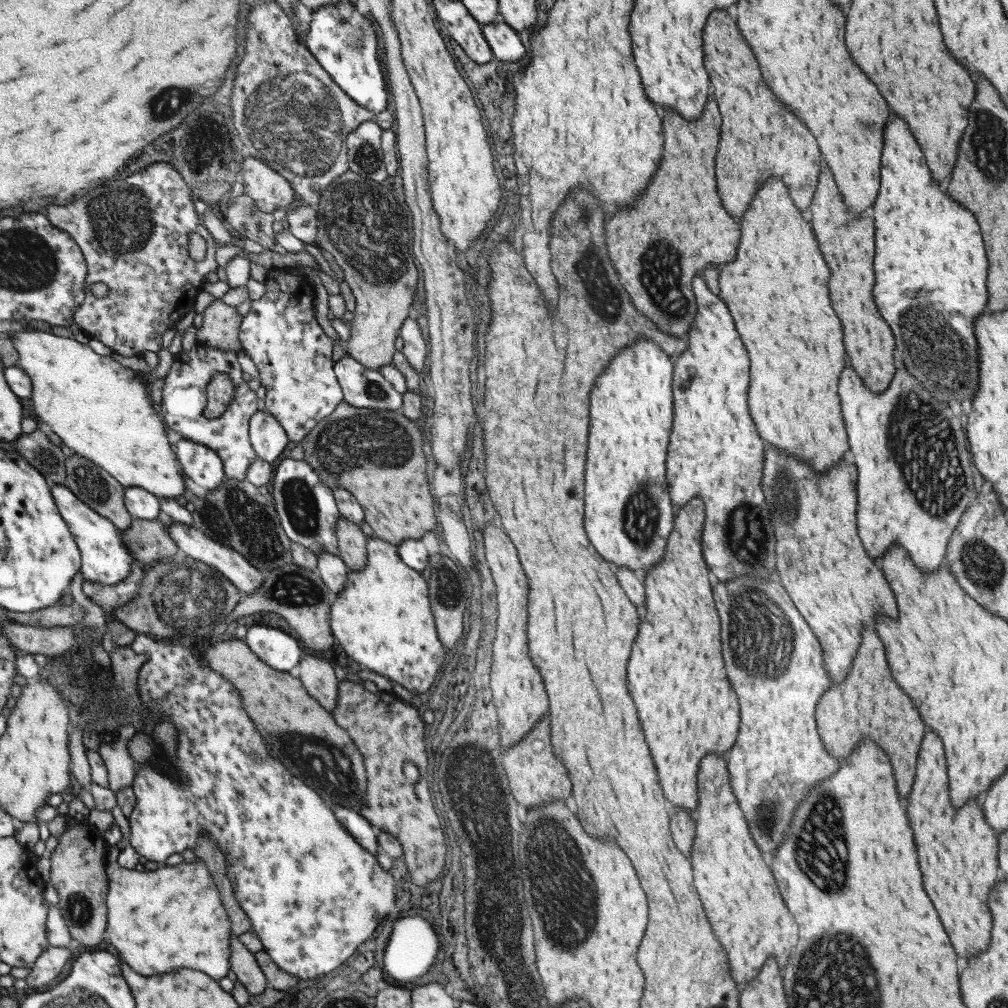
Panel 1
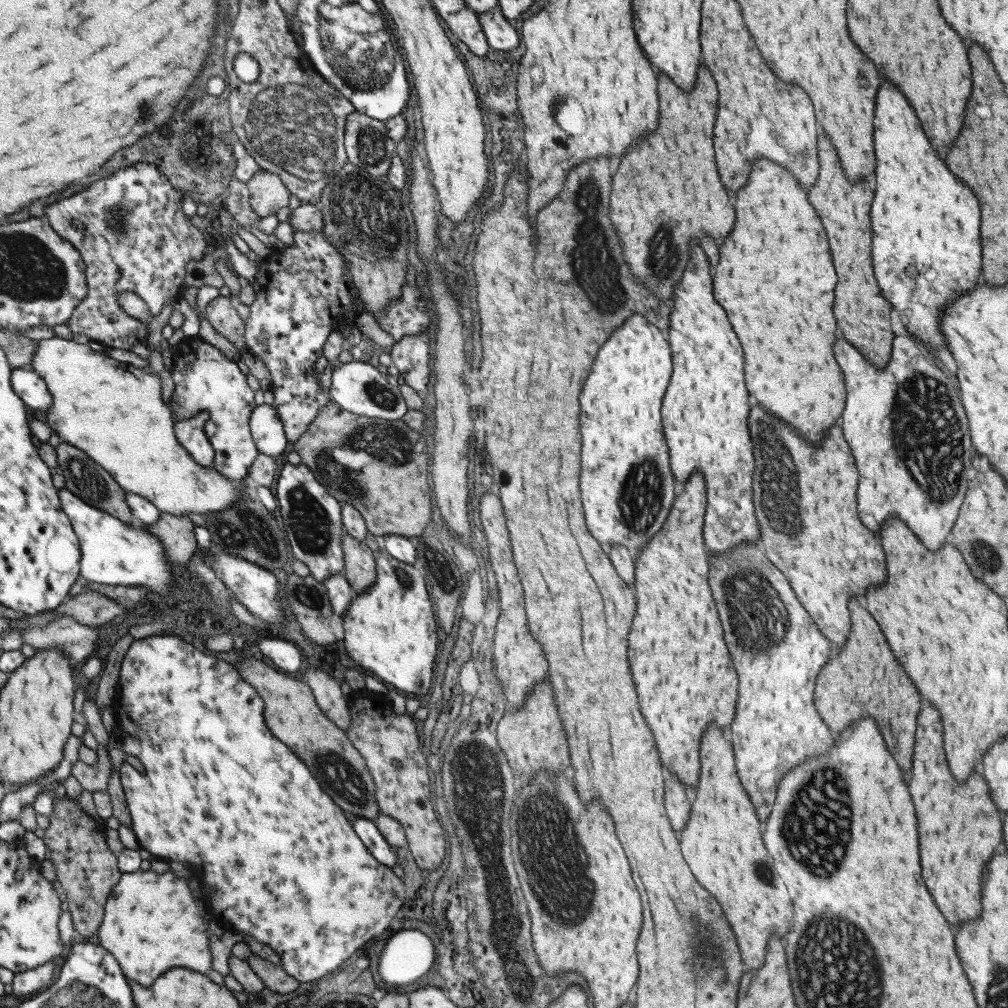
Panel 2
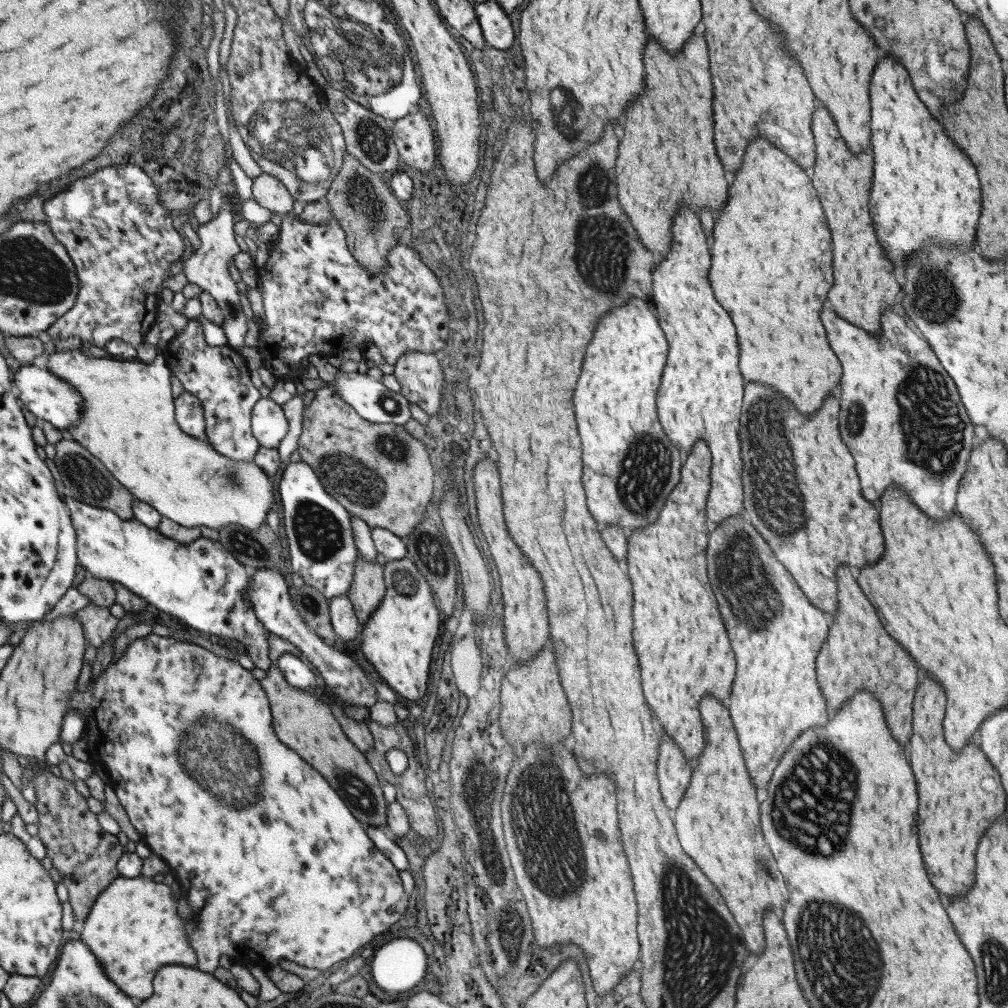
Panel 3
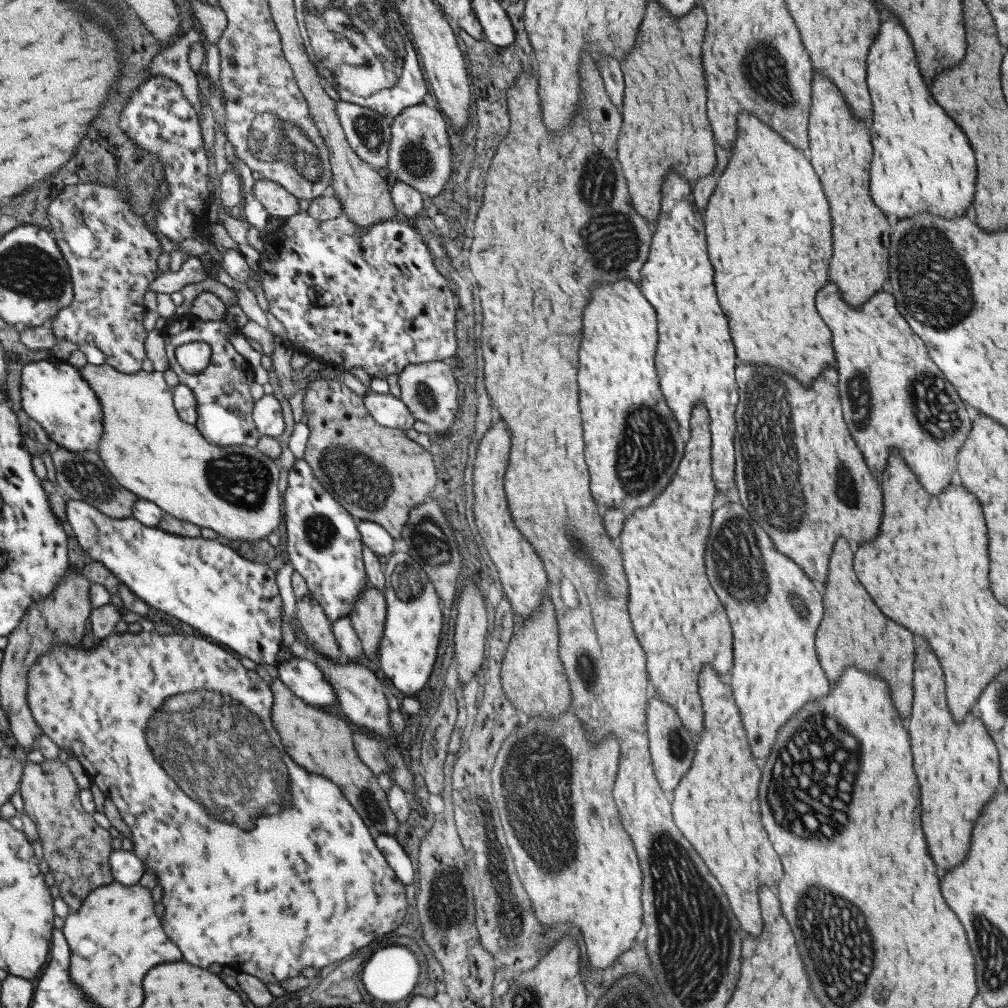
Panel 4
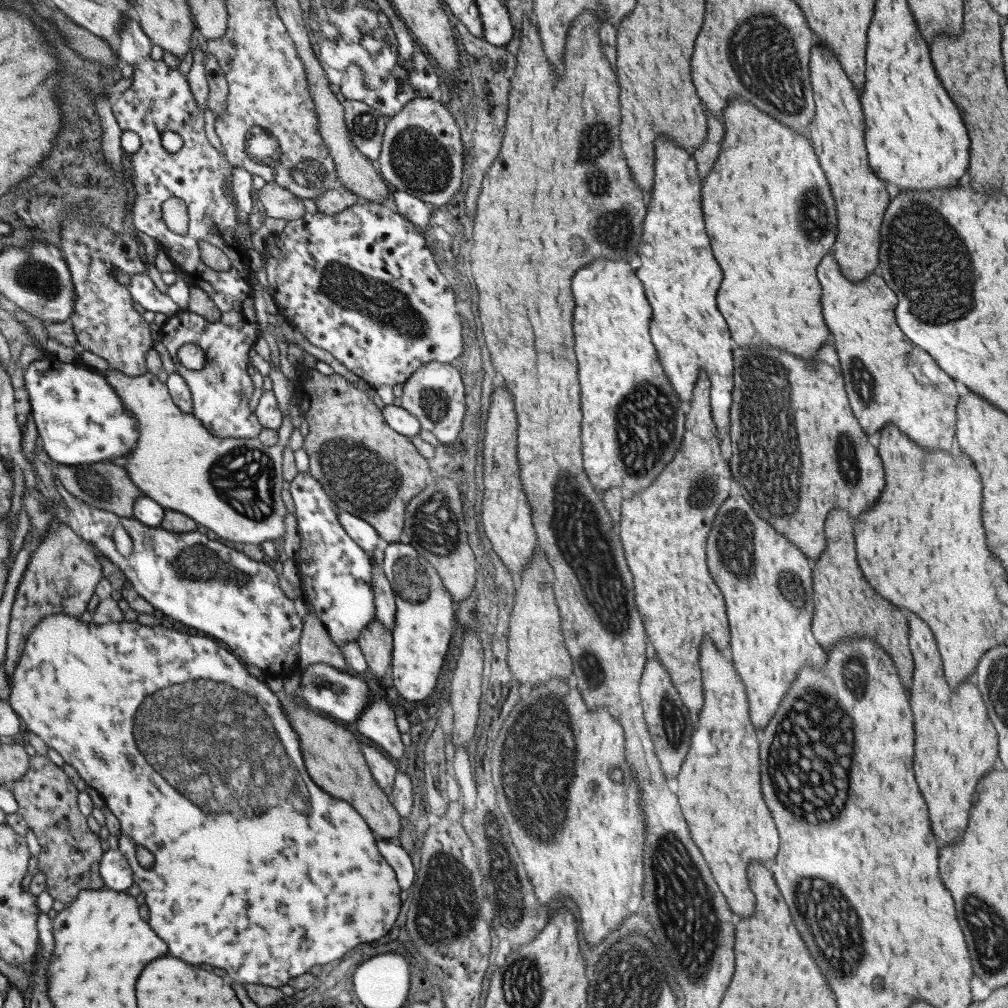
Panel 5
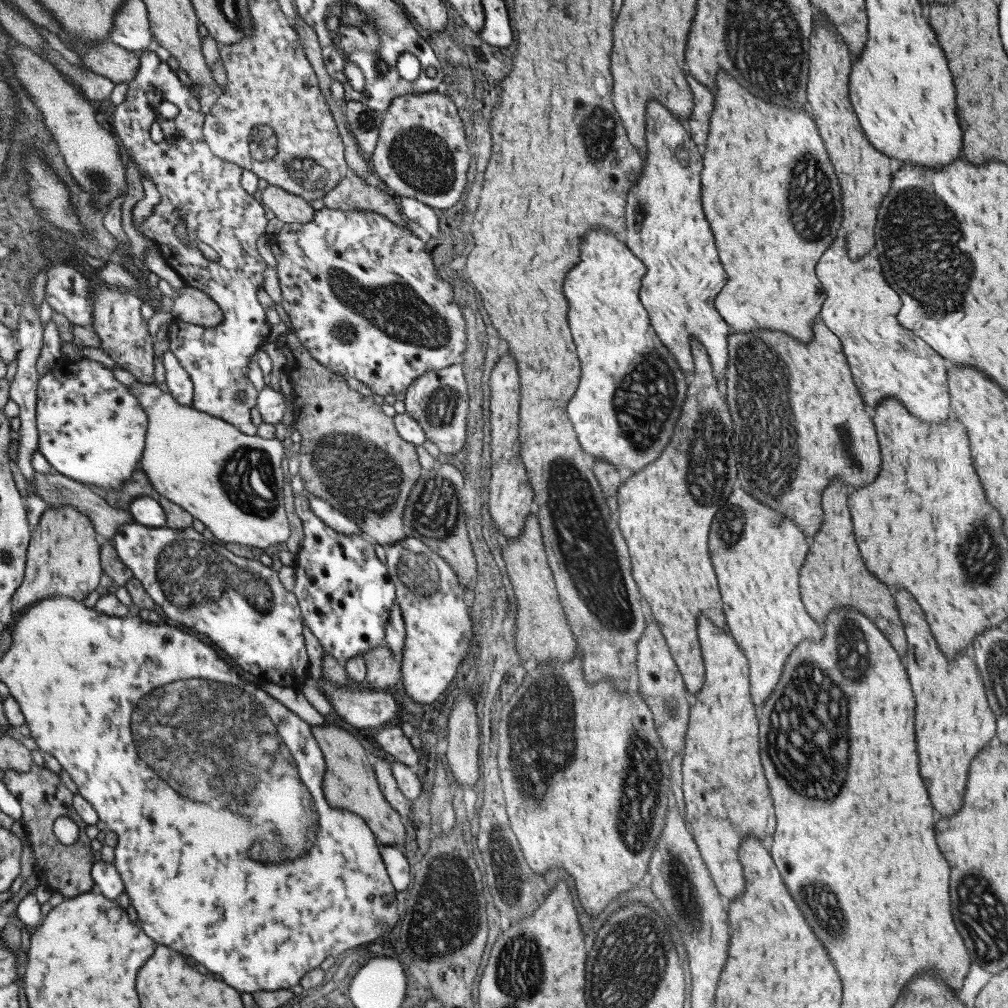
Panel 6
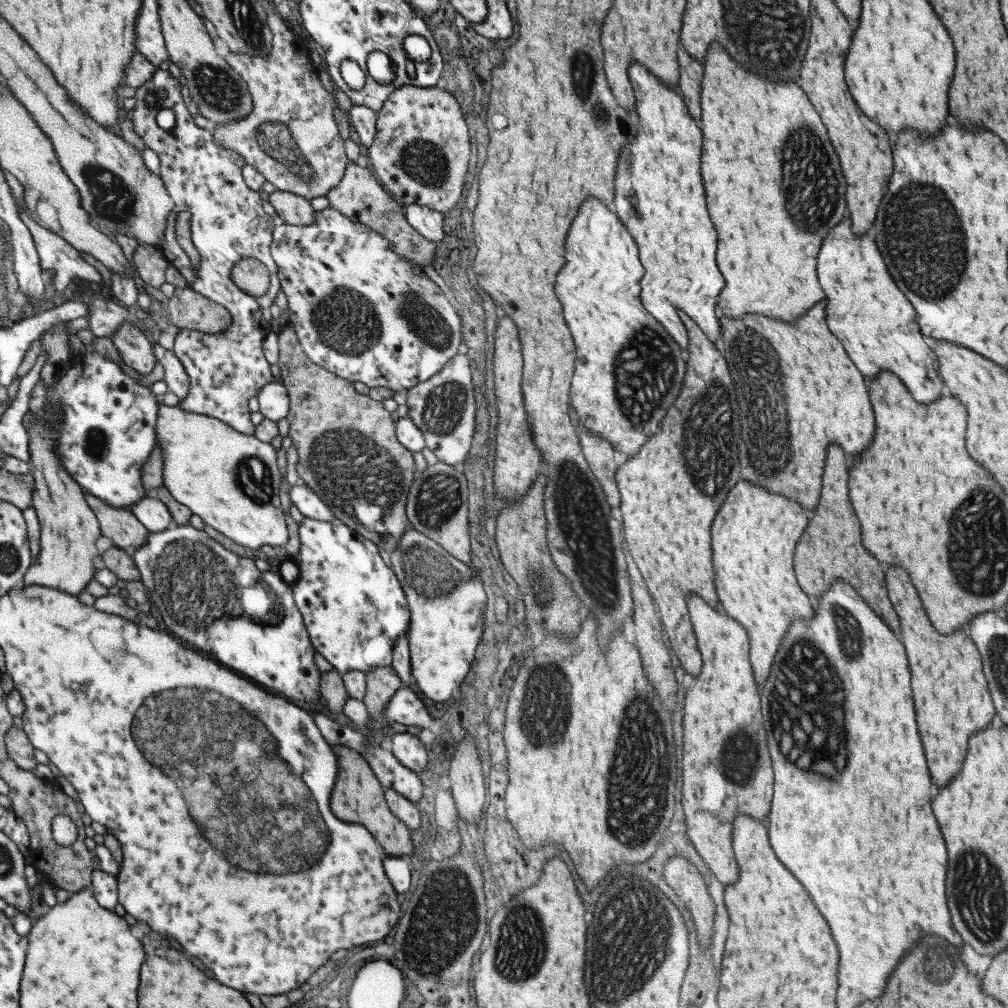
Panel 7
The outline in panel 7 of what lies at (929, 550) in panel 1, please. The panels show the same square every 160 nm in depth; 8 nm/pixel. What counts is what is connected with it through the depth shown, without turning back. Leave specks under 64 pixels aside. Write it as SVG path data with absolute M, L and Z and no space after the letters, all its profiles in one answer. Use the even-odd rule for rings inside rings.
M841 220L837 226L829 230L825 236L821 250L817 254L817 278L819 286L825 292L825 324L829 332L843 344L847 356L857 366L857 370L865 376L865 380L873 379L878 372L885 370L892 372L910 392L912 399L919 404L929 404L937 400L945 386L938 375L938 360L931 348L925 345L915 320L913 305L897 290L893 280L887 274L881 254L873 238L869 236L871 230L865 232L861 238L853 238L849 230L849 220Z

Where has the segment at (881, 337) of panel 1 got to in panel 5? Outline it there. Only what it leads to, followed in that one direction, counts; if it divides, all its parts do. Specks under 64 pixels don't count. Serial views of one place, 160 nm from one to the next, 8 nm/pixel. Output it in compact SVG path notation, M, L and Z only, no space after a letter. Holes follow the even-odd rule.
M819 46L811 48L809 78L815 112L809 124L809 140L837 204L837 238L833 244L833 258L847 280L861 282L876 270L879 228L889 198L885 192L885 182L877 180L876 173L869 168L863 146L865 123L859 106L859 94L843 72L830 50Z

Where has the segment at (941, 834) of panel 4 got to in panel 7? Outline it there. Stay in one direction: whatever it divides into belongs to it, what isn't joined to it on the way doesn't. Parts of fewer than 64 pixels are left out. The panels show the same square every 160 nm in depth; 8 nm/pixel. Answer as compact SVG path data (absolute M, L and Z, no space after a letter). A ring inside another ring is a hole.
M891 566L885 572L885 584L893 610L899 616L901 640L907 650L917 730L929 776L937 788L943 788L963 764L969 734L975 734L993 718L994 706L982 673L982 662L965 628L958 628L945 636L933 630L903 568Z

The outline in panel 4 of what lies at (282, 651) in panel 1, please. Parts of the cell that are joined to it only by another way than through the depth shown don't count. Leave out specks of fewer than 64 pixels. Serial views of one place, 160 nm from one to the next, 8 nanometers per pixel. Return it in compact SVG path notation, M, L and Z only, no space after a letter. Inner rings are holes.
M286 655L276 669L276 677L303 702L326 709L336 701L331 685L309 658Z

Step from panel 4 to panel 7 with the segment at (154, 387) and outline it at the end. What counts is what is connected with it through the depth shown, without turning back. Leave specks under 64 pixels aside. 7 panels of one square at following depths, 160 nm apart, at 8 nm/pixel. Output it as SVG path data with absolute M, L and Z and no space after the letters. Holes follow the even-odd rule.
M159 401L154 426L156 444L163 457L162 486L185 506L191 515L198 516L207 526L213 526L219 534L227 536L235 544L252 550L263 544L275 549L282 548L287 540L283 512L279 506L279 483L276 452L269 443L260 442L253 435L235 432L229 425L216 418L182 411L175 406L166 406Z

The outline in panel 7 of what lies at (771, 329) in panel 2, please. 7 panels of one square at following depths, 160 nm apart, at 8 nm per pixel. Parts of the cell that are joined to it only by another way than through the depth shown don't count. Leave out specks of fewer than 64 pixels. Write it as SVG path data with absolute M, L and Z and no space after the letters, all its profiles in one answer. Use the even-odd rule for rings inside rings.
M711 44L705 54L705 70L701 80L701 134L703 134L703 146L701 146L701 178L705 188L705 202L709 218L717 230L717 268L725 278L725 286L719 294L719 310L723 316L729 318L741 318L743 314L761 314L767 318L777 318L783 322L793 322L797 316L801 316L805 310L809 310L815 302L823 300L823 292L815 278L815 256L819 252L821 240L827 236L829 228L833 228L843 212L845 212L845 180L839 170L837 156L829 144L829 138L825 134L823 124L819 122L819 116L815 114L813 106L809 104L807 96L799 90L795 84L771 84L765 82L759 76L753 76L745 70L741 70L719 44Z

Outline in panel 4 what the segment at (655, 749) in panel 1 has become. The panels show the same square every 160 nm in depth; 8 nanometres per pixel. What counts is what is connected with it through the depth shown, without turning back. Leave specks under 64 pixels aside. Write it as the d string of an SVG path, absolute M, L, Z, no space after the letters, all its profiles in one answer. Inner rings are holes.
M697 402L690 412L690 437L675 476L671 478L669 486L665 486L665 492L660 492L647 508L633 512L633 516L625 520L617 538L617 549L620 551L628 585L628 615L635 638L645 655L649 682L657 698L664 700L676 712L685 730L691 734L699 734L703 722L697 688L699 670L705 666L705 662L709 662L717 674L727 674L731 670L729 622L703 570L703 546L711 526L711 502L715 496L708 424L706 406Z

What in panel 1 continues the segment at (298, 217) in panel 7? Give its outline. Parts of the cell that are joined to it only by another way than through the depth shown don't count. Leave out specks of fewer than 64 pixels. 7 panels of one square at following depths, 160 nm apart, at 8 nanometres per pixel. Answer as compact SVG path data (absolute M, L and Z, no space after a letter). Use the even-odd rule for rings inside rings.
M245 155L240 162L240 171L243 193L261 212L272 213L293 202L294 190L287 179L259 159Z

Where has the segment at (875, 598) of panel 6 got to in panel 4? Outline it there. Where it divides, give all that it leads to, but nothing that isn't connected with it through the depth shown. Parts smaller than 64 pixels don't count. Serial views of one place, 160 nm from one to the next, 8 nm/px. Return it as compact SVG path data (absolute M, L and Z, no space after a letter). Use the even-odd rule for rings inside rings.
M839 538L829 557L824 587L820 589L823 603L823 620L815 634L814 648L817 648L819 666L825 672L829 684L837 682L845 666L861 668L863 672L881 676L889 686L893 708L901 718L911 712L911 666L913 666L913 642L911 632L885 618L871 602L868 592L863 590L851 570L849 544Z

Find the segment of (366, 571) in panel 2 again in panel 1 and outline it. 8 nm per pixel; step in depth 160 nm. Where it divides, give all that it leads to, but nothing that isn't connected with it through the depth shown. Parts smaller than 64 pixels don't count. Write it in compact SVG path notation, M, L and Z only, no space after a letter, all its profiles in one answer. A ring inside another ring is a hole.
M338 516L335 525L338 556L349 571L361 570L366 563L366 537L358 524Z

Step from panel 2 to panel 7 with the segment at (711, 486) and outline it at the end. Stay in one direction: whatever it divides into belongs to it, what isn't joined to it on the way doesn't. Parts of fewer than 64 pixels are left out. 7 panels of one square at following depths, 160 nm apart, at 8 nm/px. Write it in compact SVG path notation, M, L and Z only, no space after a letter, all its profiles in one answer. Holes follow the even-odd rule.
M630 62L627 72L635 99L634 113L638 132L630 142L621 147L618 154L611 210L638 248L638 259L645 272L639 296L643 308L671 334L679 348L687 352L688 338L679 318L680 312L693 320L711 342L720 336L720 324L713 314L713 306L715 296L723 288L723 278L715 264L715 230L705 210L705 196L699 178L701 132L687 114L684 100L677 90L665 85L637 62Z

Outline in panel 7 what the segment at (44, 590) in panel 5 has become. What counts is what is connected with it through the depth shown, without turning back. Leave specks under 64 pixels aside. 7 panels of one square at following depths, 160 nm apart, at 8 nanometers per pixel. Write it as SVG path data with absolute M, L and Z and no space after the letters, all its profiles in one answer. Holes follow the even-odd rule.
M45 393L45 402L43 409L38 412L37 419L33 421L31 419L31 415L29 415L29 412L27 412L25 415L23 415L23 426L26 428L27 432L27 438L28 441L26 442L25 446L29 448L29 461L27 461L28 466L30 468L30 476L32 480L32 500L31 500L31 505L30 508L35 512L36 518L38 520L39 524L39 552L37 553L37 556L33 559L32 558L32 563L27 567L27 570L25 571L25 574L23 576L22 583L20 587L22 586L31 586L31 585L36 585L36 586L41 586L41 587L46 587L46 588L51 588L55 589L57 591L63 592L68 595L76 595L79 594L81 591L84 591L85 586L87 586L87 583L89 582L89 579L93 580L93 575L95 575L95 571L98 566L98 554L97 554L97 548L95 547L95 542L97 542L97 537L99 535L99 530L98 526L96 523L96 517L93 515L93 512L89 509L89 506L87 503L85 503L85 499L83 496L83 491L82 489L73 481L73 477L69 476L69 473L63 469L63 464L61 464L61 461L59 461L59 457L55 455L55 448L57 448L57 438L56 432L58 431L58 428L60 427L60 404L54 404L54 402L46 400L46 393ZM45 407L53 407L54 408L54 414L52 416L48 416L47 412L44 412Z

